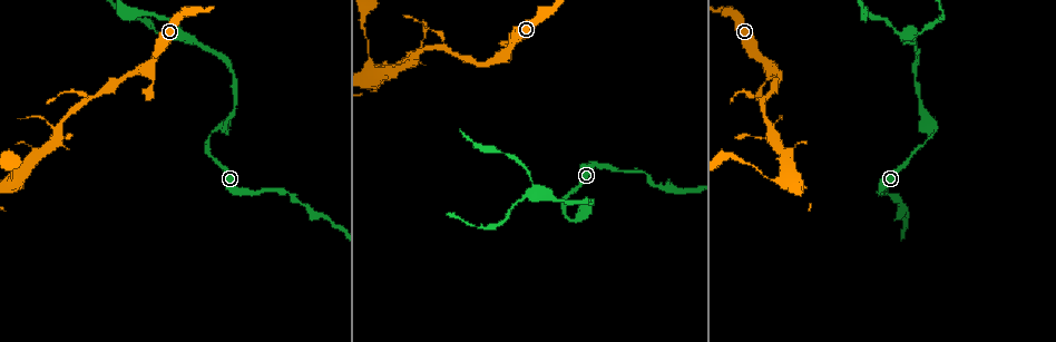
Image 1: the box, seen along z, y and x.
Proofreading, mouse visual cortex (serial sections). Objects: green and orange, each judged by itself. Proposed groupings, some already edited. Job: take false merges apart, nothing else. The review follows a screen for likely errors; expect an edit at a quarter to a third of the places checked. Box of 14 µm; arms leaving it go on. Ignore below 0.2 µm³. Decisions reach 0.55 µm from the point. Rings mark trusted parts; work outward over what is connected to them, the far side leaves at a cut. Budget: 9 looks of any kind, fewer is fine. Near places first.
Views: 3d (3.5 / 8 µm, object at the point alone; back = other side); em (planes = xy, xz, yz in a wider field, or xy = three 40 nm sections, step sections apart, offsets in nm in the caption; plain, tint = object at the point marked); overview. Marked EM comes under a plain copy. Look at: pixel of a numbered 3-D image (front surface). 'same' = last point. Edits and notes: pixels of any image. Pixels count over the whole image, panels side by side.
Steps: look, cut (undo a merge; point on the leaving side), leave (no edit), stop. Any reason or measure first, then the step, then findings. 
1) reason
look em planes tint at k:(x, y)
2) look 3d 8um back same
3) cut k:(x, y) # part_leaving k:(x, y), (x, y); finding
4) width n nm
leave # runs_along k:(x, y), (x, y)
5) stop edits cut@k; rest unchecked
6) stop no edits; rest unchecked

sharp bend
look 3d 3.5um at 1:(934, 129)

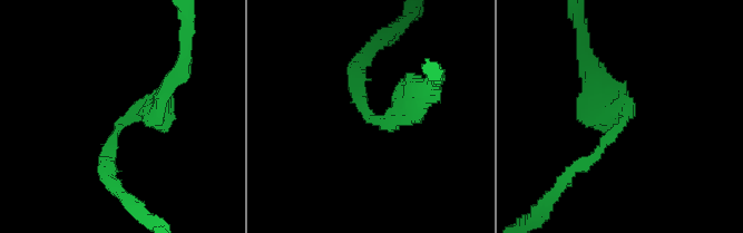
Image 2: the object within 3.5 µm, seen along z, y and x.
look em planes tint at 2:(134, 114)

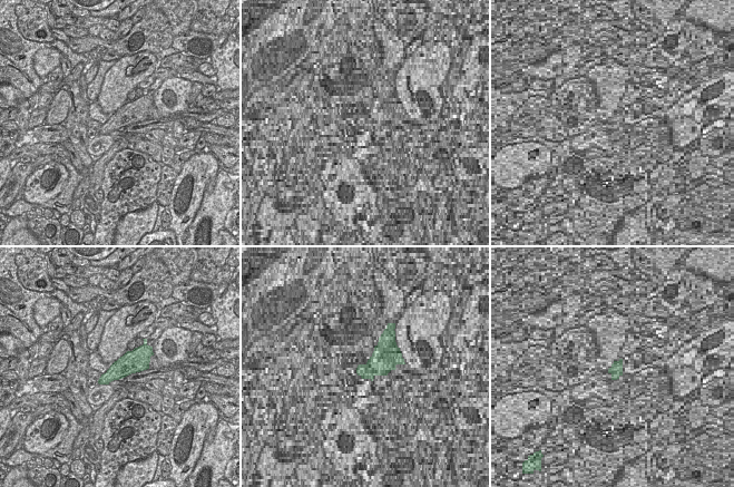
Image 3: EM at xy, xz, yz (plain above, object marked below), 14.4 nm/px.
leave # runs_along 2:(105, 161), (118, 126), (156, 109), (179, 71); continuous, no second cell

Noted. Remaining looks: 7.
thick turns thin
look 3d 8um at 1:(515, 202)

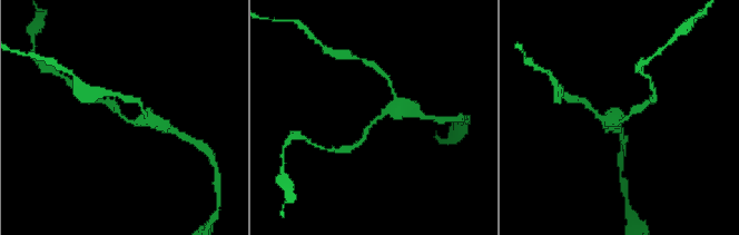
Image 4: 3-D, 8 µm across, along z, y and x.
zoom in
look 3d 3.5um at 4:(625, 120)

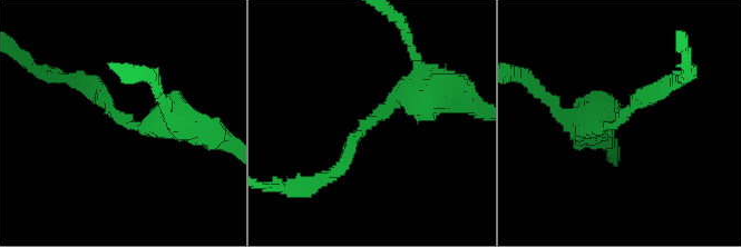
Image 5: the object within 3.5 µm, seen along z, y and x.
arm_widths 200, 450 nm
look em planes tint at 5:(125, 123)

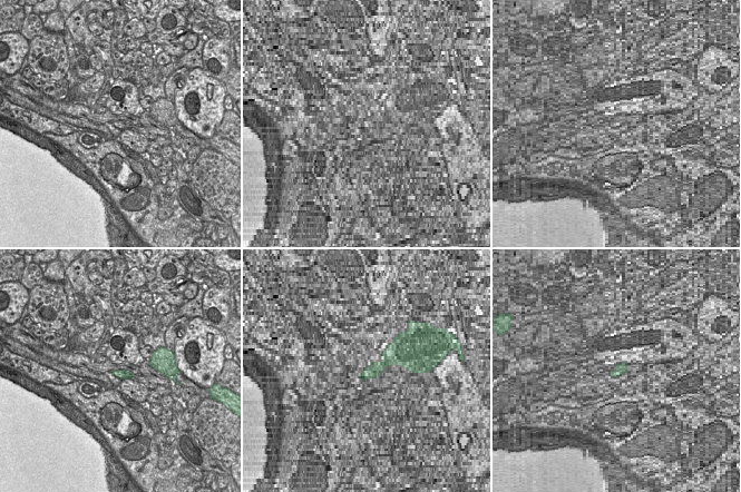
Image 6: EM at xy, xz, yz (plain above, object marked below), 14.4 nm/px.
leave # runs_along 5:(440, 88), (399, 97), (364, 126), (338, 168); all the same cell

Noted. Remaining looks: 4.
sudden change in width
look 3d 3.5um at 1:(59, 136)

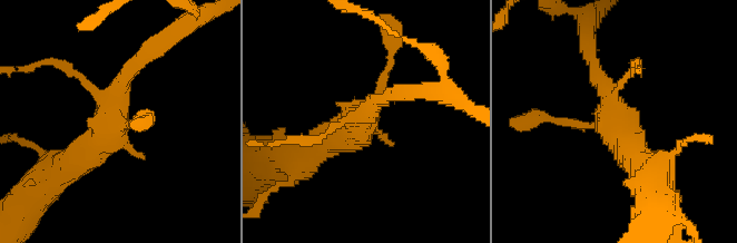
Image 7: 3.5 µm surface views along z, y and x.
look em xy step 5 tint at 7:(364, 116)

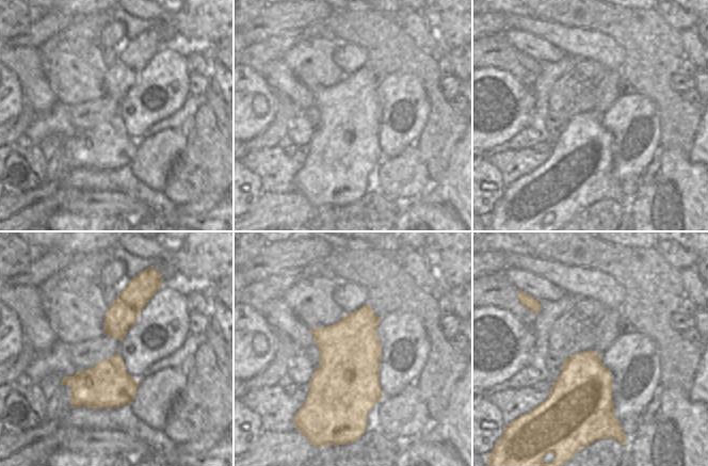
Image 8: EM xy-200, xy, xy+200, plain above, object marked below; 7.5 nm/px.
leave # runs_along 7:(147, 52), (69, 166); continuous, no second cell

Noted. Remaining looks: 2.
stop no edits; rest unchecked

